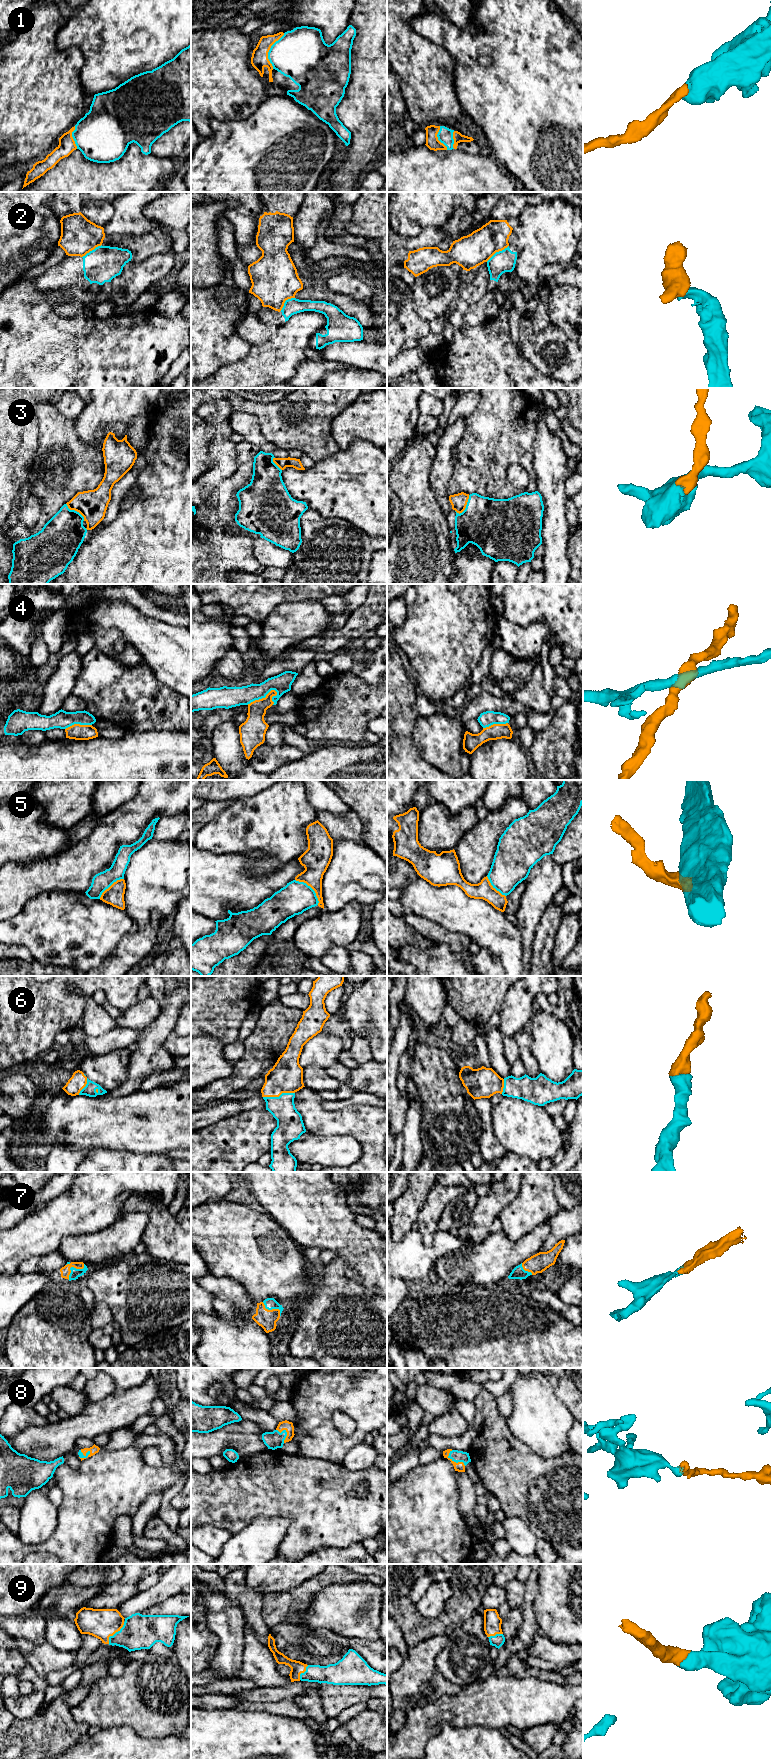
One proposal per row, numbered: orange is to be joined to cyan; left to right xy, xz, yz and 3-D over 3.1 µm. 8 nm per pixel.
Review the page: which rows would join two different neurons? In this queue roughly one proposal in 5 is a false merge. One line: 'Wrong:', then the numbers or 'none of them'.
Wrong: 2, 4, 5

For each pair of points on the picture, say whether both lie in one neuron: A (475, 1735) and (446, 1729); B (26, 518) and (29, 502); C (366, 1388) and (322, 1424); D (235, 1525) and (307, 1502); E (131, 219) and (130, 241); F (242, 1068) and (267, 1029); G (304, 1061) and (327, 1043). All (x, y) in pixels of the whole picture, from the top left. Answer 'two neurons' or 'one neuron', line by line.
A: one neuron
B: one neuron
C: one neuron
D: one neuron
E: two neurons
F: one neuron
G: one neuron

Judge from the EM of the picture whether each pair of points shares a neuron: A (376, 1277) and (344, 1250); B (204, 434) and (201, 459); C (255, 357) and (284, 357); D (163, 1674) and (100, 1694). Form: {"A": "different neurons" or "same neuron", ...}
{"A": "same neuron", "B": "same neuron", "C": "same neuron", "D": "same neuron"}

